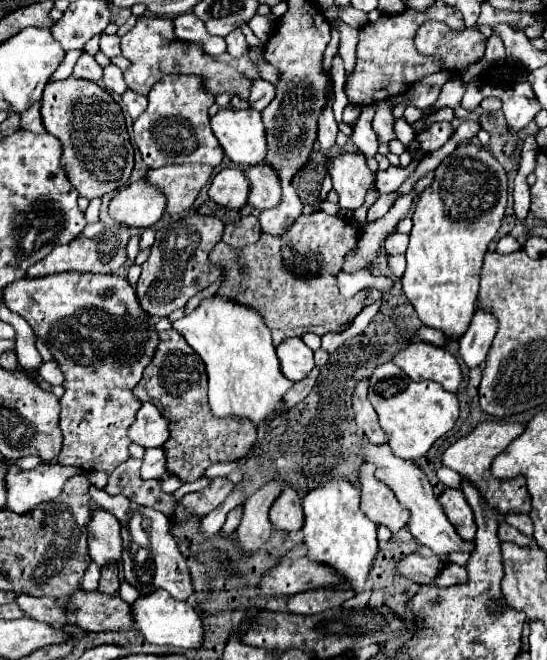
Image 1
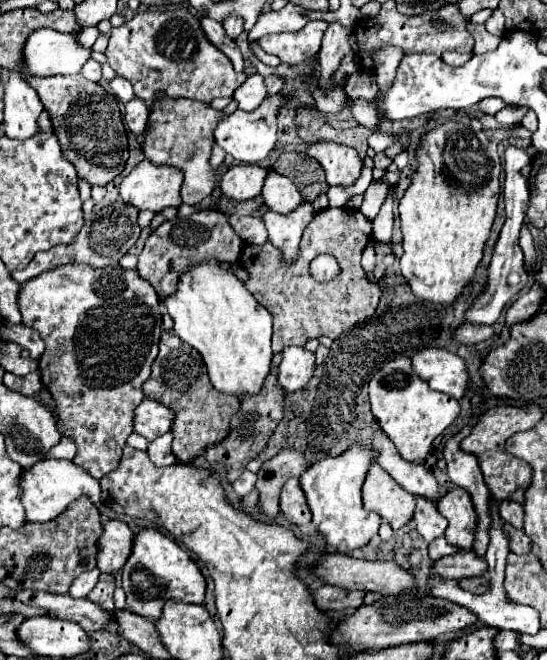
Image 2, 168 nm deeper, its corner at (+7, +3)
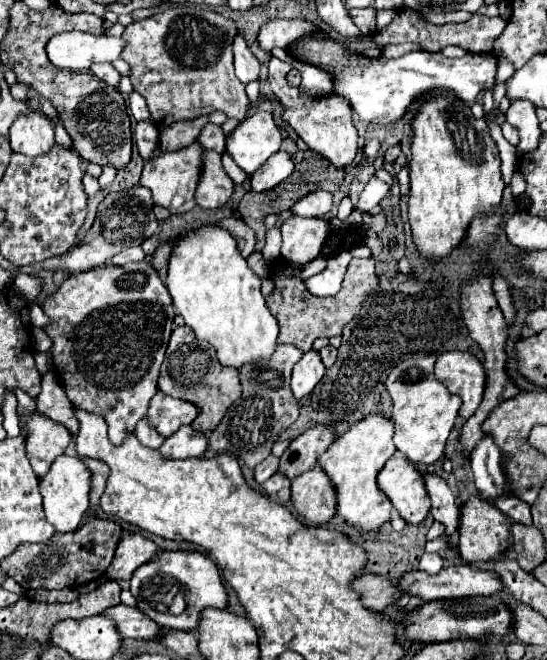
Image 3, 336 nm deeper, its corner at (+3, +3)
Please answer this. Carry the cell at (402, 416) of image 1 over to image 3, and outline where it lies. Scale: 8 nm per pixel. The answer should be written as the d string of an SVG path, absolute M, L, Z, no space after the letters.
M437 356L409 358L399 362L389 378L387 390L393 398L393 422L395 422L395 446L403 452L413 464L433 464L443 456L447 436L455 424L457 412L461 408L461 398L453 396L433 372Z

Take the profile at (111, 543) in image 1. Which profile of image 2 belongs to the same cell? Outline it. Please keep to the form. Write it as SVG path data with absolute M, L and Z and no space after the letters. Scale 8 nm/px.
M107 520L103 522L103 534L99 538L99 552L97 552L97 568L101 572L117 572L125 564L129 556L129 546L133 544L131 528L121 520Z

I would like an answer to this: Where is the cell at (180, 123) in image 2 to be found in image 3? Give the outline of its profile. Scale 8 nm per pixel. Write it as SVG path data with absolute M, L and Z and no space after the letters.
M205 150L205 172L197 186L197 204L201 208L223 208L235 194L235 184L221 164L221 154Z

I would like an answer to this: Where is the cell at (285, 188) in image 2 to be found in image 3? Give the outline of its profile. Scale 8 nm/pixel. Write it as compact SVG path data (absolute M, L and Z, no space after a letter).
M317 190L305 198L301 198L299 202L295 202L295 206L291 208L293 214L297 216L317 216L323 218L325 214L329 214L333 208L333 196L325 190Z

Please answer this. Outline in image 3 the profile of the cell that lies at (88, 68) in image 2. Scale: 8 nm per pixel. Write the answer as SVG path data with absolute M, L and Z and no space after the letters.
M103 62L103 64L93 64L91 66L93 74L97 74L97 78L101 78L103 82L107 82L109 86L119 86L119 80L121 80L121 74L113 68L113 64L109 62Z

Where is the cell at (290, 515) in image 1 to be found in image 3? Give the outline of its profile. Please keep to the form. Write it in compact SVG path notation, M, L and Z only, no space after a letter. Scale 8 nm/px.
M319 466L299 474L293 480L291 502L305 521L313 524L325 524L337 512L335 486Z

